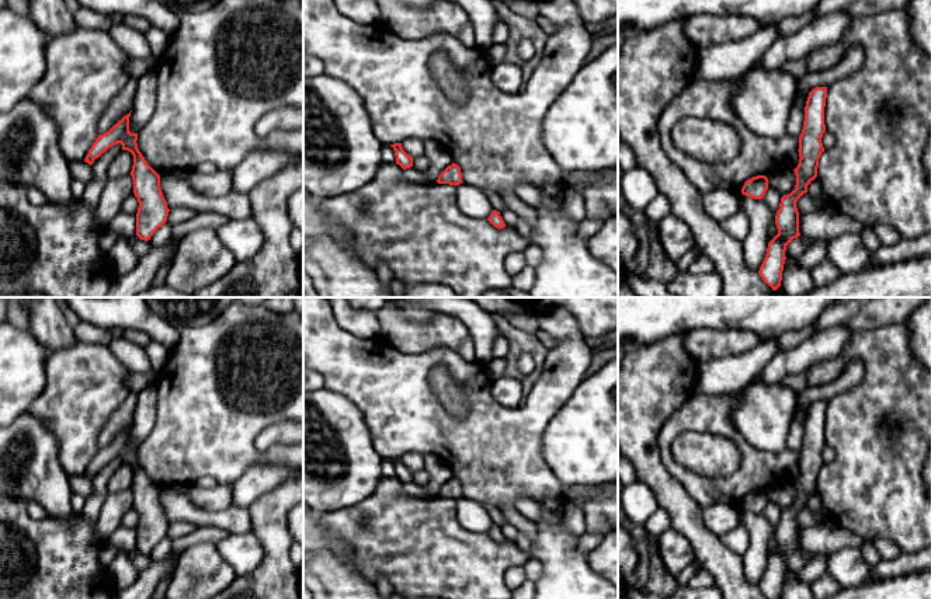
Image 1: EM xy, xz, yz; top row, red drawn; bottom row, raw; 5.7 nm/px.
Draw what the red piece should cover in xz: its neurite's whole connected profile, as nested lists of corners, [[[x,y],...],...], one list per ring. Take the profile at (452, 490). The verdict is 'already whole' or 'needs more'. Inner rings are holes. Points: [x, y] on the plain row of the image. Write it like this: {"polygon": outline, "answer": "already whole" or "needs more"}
{"polygon": [[[455,477],[448,480],[438,491],[437,494],[438,498],[449,498],[449,499],[459,499],[462,498],[462,487],[461,481]]], "answer": "already whole"}

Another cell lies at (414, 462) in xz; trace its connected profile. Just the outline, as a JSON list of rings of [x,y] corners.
[[[416,452],[403,455],[402,462],[413,473],[424,470],[425,467],[424,455]]]

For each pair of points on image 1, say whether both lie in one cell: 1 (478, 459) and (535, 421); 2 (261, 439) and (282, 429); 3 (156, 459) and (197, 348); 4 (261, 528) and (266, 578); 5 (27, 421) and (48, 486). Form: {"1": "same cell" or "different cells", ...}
{"1": "same cell", "2": "same cell", "3": "same cell", "4": "same cell", "5": "same cell"}

